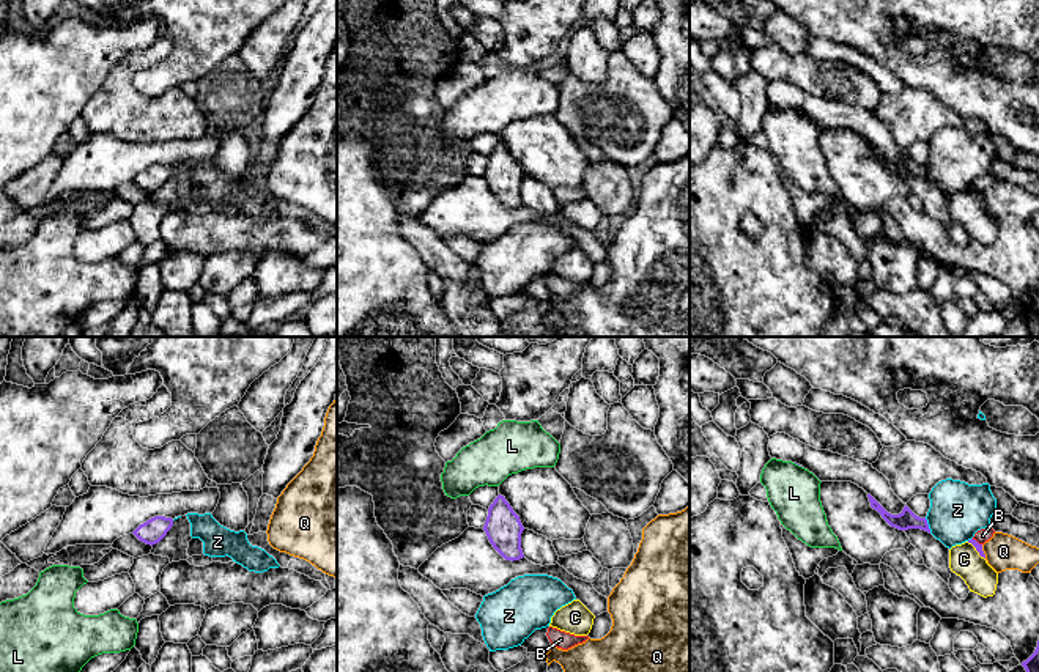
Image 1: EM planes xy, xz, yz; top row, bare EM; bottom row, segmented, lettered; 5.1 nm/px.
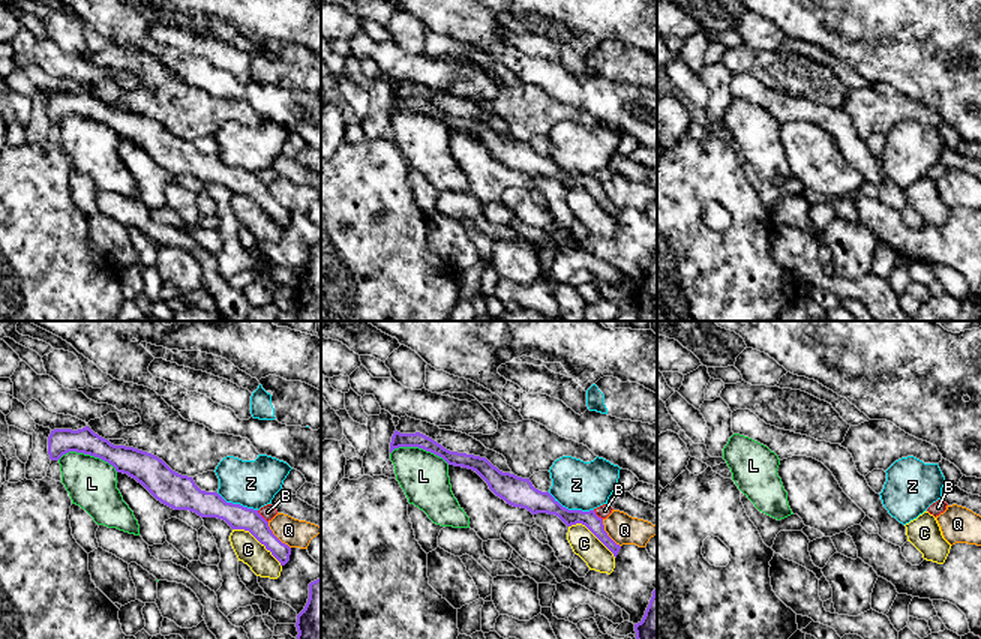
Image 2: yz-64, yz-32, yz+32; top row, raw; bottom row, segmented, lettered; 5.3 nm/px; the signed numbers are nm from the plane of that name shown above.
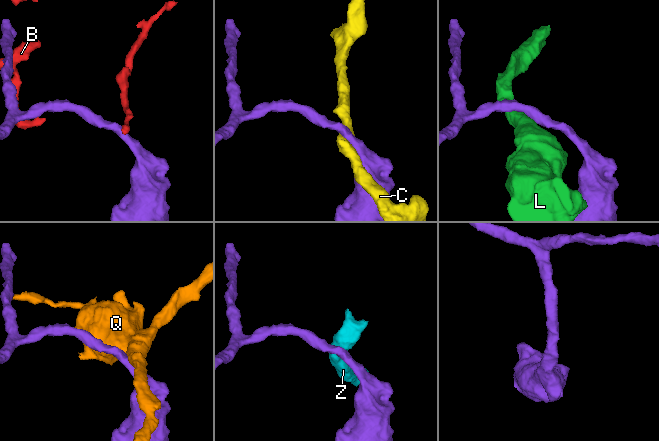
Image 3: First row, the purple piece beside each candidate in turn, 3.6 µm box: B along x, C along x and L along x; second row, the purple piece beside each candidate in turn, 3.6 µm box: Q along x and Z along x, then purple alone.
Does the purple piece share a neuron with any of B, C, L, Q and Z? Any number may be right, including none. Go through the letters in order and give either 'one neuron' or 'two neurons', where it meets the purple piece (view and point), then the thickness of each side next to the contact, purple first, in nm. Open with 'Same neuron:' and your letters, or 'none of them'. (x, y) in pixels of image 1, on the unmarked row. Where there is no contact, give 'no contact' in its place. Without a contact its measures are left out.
Same neuron: none of them
B: two neurons | yz (975, 188) | 40/70 nm
C: two neurons | yz (976, 197) | 40/160 nm
L: two neurons | yz (798, 112) | 20/280 nm
Q: two neurons | yz (983, 199) | 40/180 nm
Z: two neurons | yz (928, 173) | 100/280 nm

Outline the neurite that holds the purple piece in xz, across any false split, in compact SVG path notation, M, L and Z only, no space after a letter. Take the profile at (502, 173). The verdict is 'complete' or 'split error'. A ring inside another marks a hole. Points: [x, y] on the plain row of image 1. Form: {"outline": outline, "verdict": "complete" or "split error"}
{"outline": "M499 142L490 153L483 178L493 195L505 208L513 209L524 205L521 197L524 175L504 143Z", "verdict": "complete"}

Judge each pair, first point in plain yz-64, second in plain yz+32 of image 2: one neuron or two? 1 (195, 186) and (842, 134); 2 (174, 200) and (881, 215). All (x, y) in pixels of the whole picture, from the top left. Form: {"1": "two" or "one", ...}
{"1": "two", "2": "one"}

